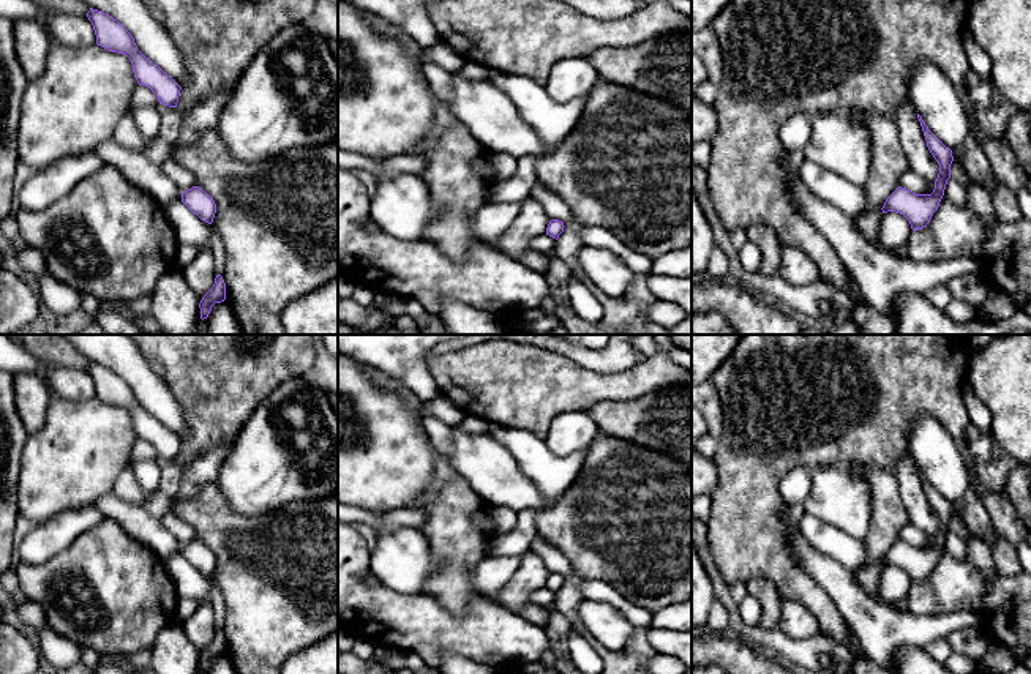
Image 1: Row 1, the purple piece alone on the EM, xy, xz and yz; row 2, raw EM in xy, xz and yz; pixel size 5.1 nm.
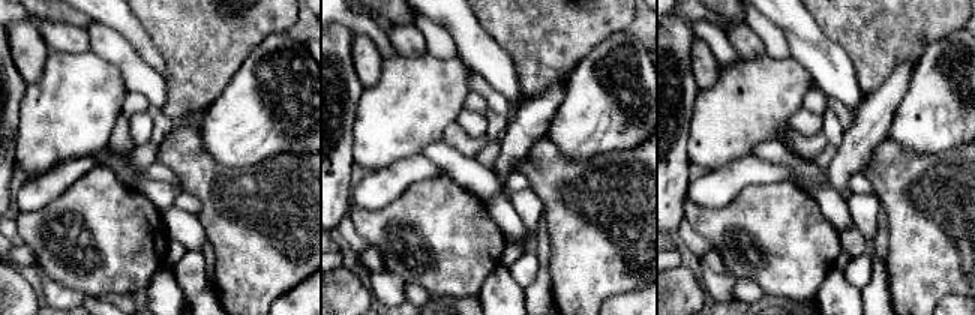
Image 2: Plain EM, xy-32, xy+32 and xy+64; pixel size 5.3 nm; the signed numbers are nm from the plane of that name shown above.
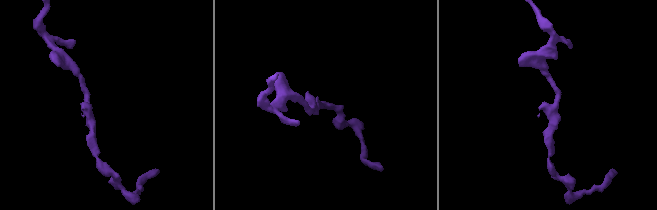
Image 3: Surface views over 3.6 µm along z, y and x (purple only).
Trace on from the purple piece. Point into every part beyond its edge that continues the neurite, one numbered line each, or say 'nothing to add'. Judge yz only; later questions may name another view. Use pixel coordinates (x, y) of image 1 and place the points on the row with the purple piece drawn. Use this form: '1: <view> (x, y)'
1: yz (867, 223)

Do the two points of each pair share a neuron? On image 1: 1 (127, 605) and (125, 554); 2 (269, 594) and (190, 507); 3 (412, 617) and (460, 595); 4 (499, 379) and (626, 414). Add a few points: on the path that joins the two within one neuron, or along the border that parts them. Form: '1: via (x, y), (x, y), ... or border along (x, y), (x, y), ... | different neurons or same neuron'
1: via (125, 592), (125, 567) | same neuron
2: via (245, 570), (226, 559), (223, 540), (213, 531) | same neuron
3: border along (425, 592), (453, 613), (461, 613), (479, 597) | different neurons
4: border along (630, 398), (597, 401), (586, 411) | different neurons

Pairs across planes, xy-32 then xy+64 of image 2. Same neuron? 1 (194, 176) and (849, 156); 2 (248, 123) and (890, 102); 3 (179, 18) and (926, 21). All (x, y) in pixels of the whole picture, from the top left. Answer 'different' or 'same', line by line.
1: different
2: different
3: same

